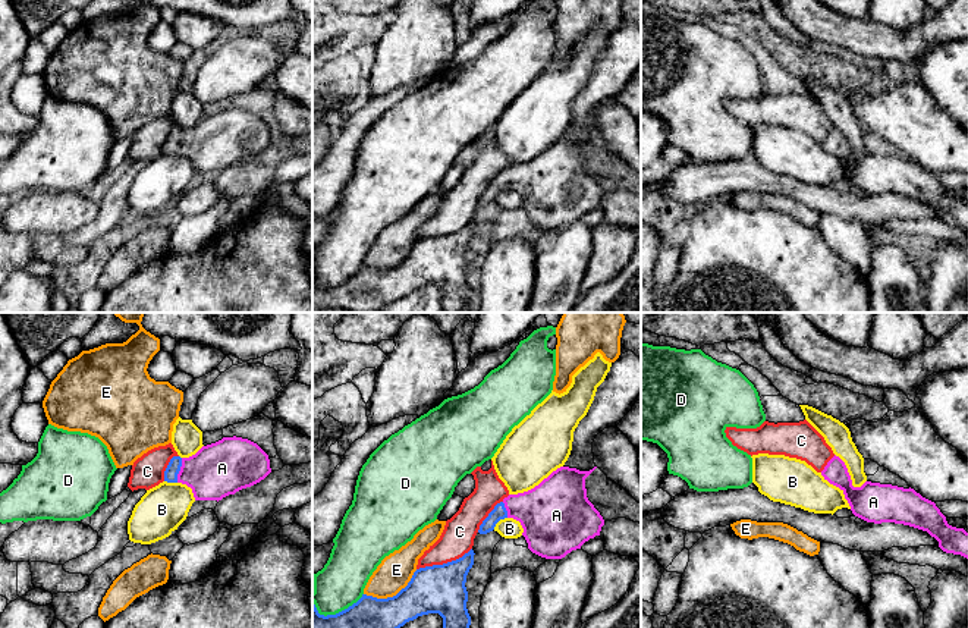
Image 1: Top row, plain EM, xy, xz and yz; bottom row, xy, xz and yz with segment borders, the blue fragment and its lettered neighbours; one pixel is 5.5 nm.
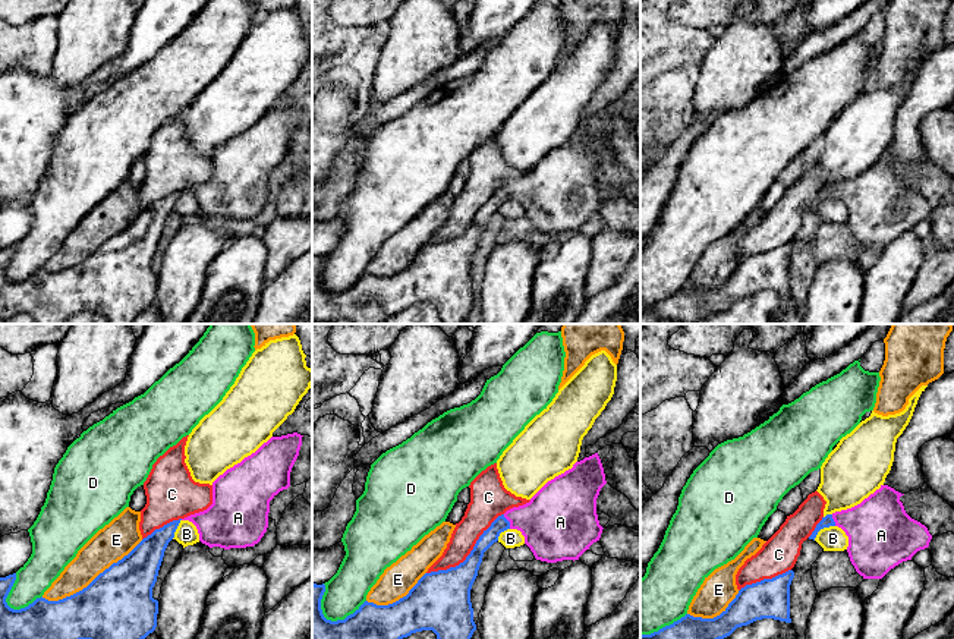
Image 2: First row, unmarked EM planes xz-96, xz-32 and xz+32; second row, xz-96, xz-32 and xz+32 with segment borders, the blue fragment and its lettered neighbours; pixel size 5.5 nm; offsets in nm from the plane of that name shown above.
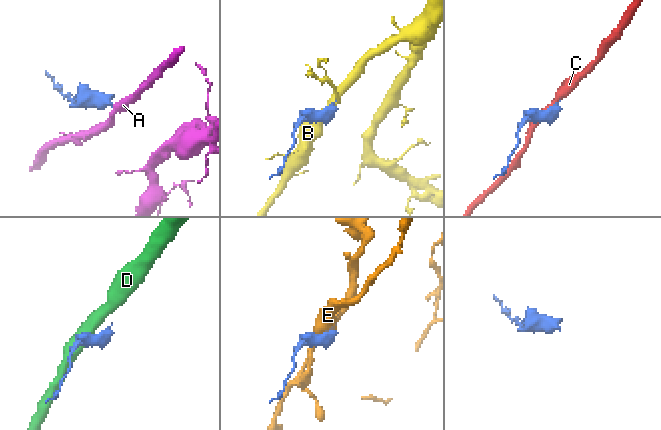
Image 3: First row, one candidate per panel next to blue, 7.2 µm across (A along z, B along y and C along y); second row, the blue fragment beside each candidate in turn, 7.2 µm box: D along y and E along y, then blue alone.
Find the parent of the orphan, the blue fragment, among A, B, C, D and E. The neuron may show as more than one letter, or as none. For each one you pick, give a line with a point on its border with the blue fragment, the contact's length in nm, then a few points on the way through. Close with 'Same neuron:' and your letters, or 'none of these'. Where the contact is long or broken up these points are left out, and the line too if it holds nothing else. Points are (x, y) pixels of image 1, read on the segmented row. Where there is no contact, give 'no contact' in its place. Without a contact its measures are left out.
A: meets blue in xy at (179, 470); contact 140 nm long; runs through xy (170, 474), (179, 470), (222, 468)
Same neuron: A

